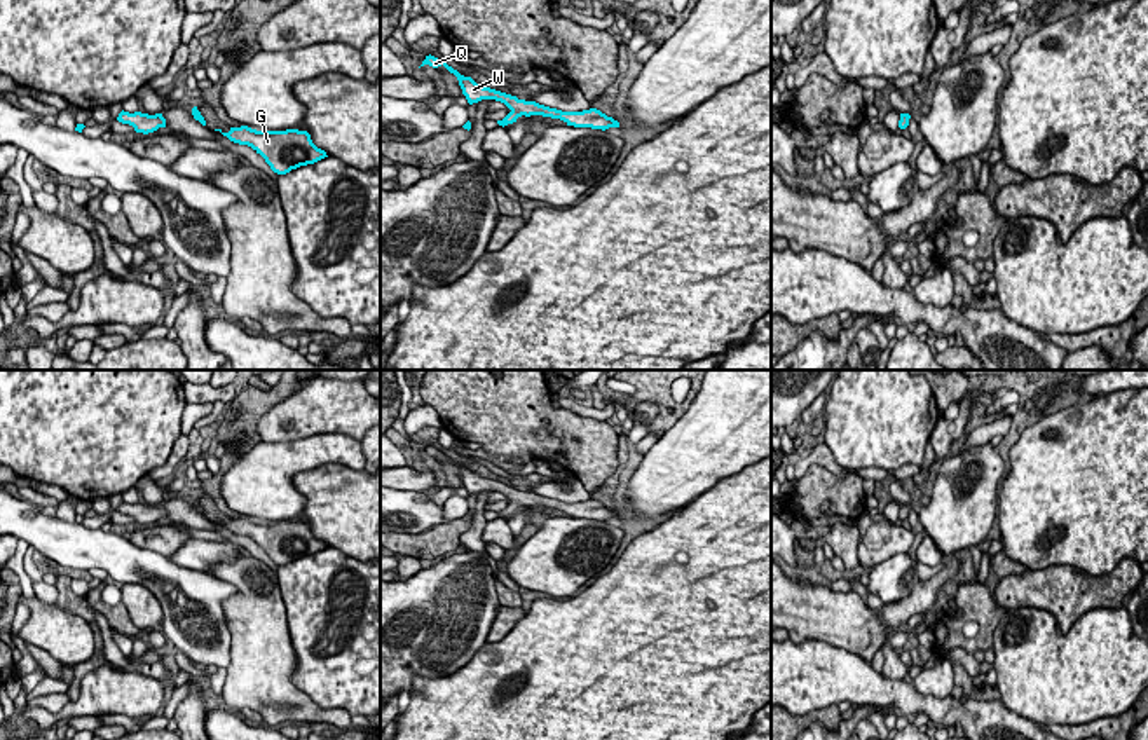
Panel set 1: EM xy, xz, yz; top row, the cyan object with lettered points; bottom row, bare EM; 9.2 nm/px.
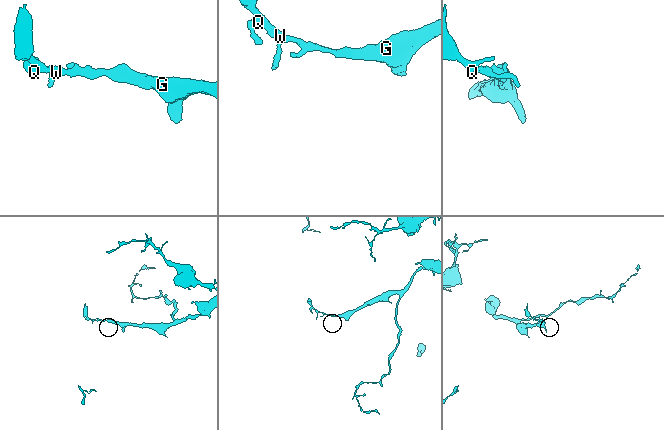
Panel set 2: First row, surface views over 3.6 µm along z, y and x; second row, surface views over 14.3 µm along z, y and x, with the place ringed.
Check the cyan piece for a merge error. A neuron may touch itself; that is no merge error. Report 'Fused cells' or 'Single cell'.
Single cell

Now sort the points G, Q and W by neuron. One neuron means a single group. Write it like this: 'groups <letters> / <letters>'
groups G Q W

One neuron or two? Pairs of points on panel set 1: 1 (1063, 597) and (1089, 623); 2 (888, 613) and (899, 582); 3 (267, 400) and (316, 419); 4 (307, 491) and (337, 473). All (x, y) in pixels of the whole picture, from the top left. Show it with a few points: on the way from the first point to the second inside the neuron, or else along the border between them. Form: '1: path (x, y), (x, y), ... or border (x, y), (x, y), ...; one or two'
1: border (1120, 606), (1091, 608), (1065, 634), (1040, 609); two
2: border (918, 580), (904, 597), (885, 604); two
3: border (302, 388), (280, 400), (259, 421), (260, 440); two
4: path (314, 486), (325, 486), (330, 480); one

